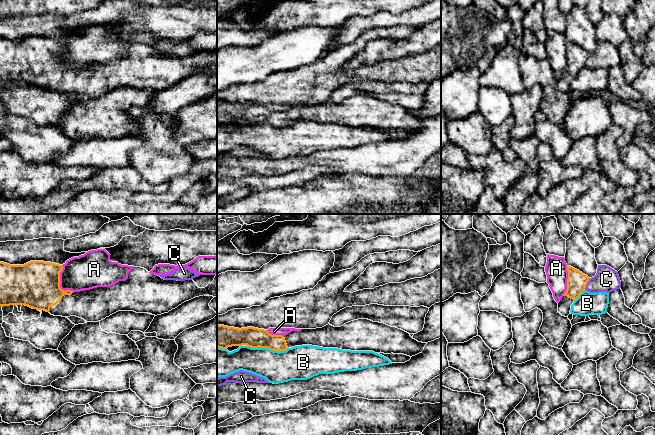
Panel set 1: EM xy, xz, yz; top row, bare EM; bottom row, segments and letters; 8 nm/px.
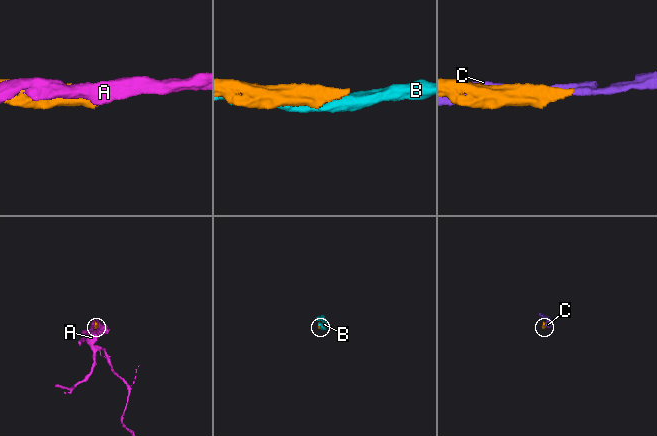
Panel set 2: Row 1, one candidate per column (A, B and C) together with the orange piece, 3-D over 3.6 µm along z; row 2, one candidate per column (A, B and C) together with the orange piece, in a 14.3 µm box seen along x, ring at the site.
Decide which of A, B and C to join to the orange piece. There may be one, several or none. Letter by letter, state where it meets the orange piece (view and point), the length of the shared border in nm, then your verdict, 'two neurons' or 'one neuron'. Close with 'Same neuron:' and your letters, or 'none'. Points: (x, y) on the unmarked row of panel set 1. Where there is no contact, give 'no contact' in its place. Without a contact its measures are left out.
A: xy (59, 59) | 240 nm | two neurons
B: xz (268, 124) | 340 nm | two neurons
C: yz (586, 60) | 110 nm | two neurons
Same neuron: none

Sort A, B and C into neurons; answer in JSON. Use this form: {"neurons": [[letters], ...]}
{"neurons": [["A"], ["B"], ["C"]]}

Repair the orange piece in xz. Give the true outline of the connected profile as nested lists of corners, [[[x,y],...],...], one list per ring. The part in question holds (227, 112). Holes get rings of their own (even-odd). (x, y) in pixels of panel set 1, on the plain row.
[[[368,95],[354,96],[341,103],[328,100],[322,104],[292,107],[285,112],[272,111],[254,103],[239,105],[217,100],[217,123],[222,125],[247,121],[280,128],[295,122],[312,121],[412,133],[422,129],[426,120],[401,105]]]

